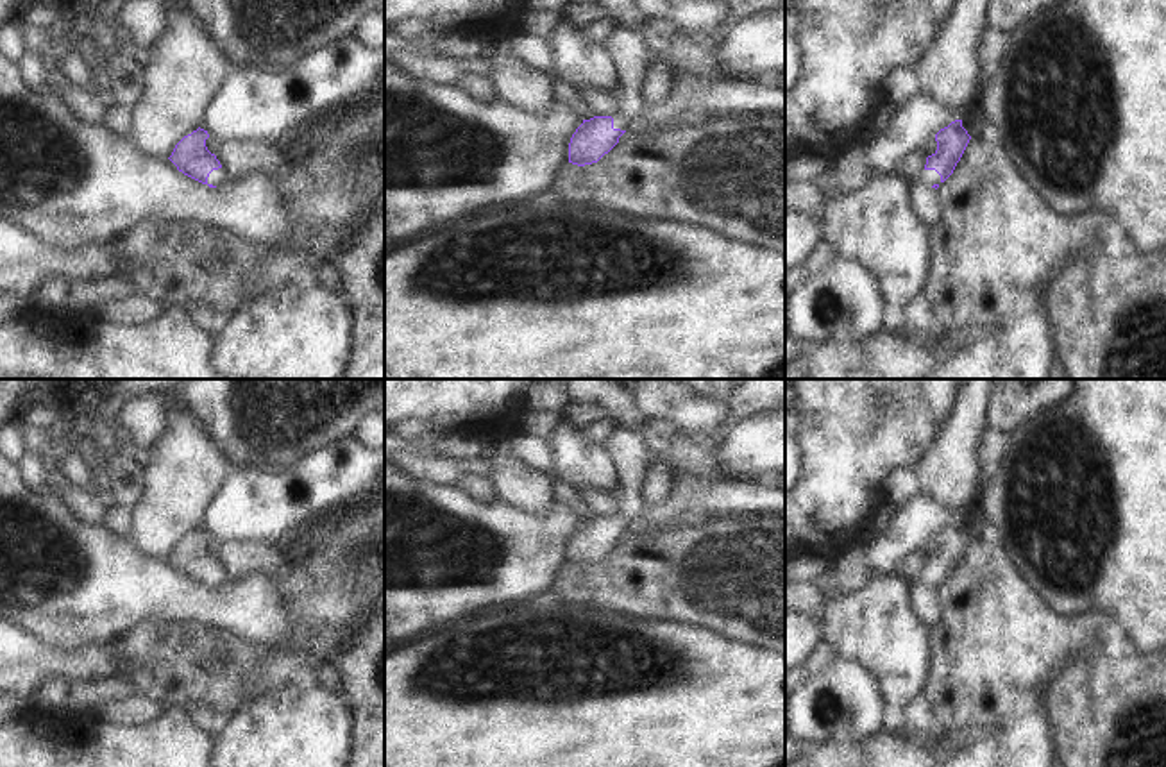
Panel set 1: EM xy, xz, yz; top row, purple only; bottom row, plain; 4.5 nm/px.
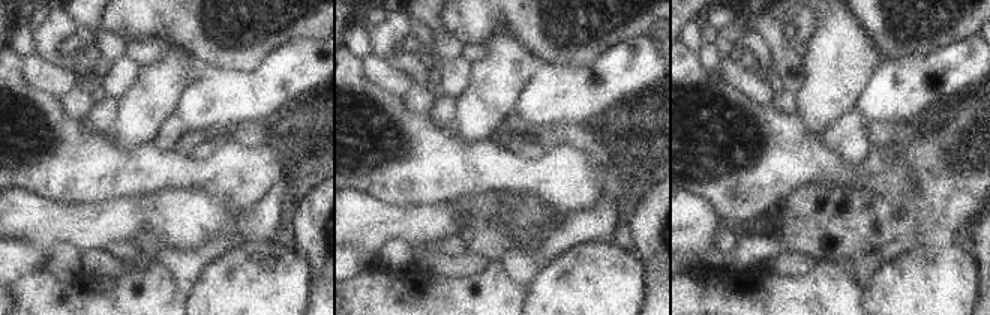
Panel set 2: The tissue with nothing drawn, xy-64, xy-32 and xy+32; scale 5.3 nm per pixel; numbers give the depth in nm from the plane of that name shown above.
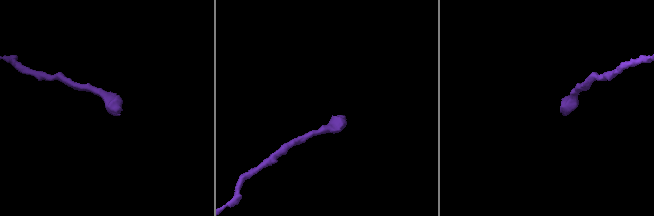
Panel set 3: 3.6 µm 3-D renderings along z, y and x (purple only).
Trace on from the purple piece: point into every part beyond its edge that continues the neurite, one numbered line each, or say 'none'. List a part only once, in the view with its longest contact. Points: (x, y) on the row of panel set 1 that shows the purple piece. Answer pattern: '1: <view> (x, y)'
1: xy (217, 177)

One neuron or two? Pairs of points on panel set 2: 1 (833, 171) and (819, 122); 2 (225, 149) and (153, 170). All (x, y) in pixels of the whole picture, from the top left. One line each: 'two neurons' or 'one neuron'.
1: two neurons
2: one neuron

